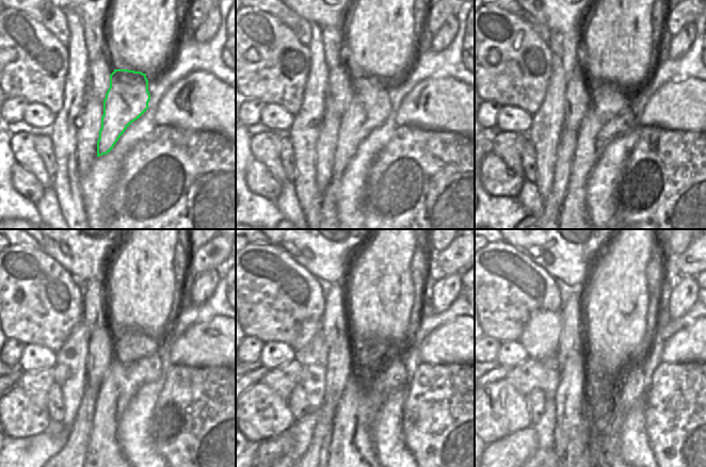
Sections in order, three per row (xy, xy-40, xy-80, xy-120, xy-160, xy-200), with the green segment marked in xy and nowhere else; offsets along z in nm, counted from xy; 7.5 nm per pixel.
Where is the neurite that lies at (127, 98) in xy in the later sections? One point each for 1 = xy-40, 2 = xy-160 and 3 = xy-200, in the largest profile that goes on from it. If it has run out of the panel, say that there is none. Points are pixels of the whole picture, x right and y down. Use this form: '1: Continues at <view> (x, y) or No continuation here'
1: Continues at xy-40 (369, 107)
2: Continues at xy-160 (363, 377)
3: Continues at xy-200 (580, 446)

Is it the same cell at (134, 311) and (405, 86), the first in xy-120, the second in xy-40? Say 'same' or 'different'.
different

